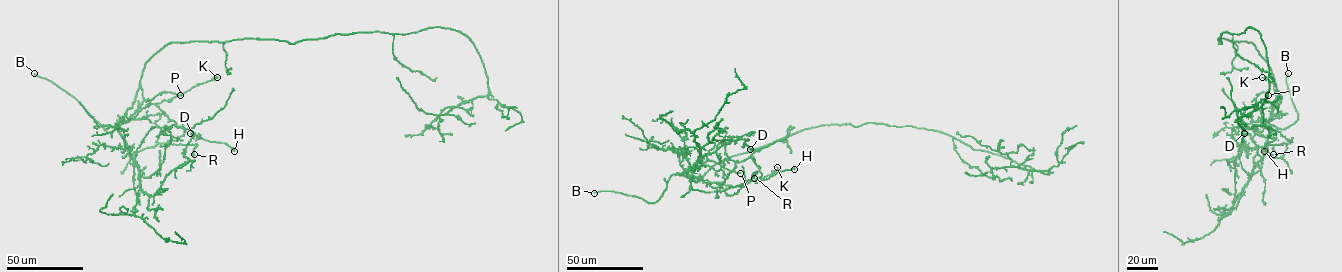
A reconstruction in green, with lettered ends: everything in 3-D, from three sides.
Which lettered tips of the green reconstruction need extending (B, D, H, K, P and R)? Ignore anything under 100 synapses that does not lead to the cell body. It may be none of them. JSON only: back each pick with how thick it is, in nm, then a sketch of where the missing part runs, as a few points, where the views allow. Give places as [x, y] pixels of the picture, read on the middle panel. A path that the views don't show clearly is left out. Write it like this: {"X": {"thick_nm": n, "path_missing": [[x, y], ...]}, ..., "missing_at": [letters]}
{"B": {"thick_nm": 280, "path_missing": [[594, 193], [571, 200], [568, 208]]}, "missing_at": ["B"]}

